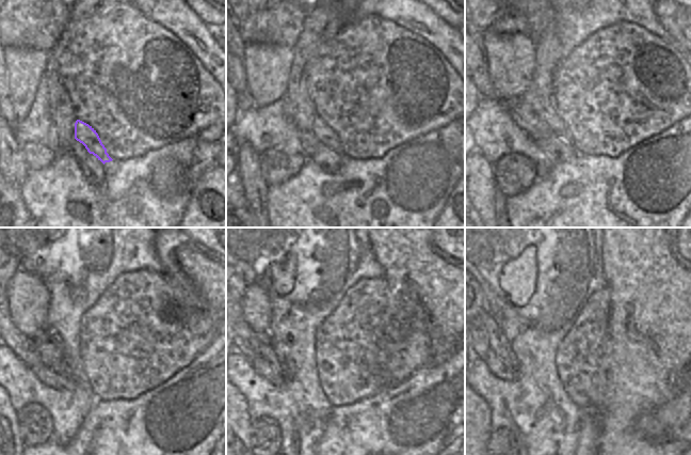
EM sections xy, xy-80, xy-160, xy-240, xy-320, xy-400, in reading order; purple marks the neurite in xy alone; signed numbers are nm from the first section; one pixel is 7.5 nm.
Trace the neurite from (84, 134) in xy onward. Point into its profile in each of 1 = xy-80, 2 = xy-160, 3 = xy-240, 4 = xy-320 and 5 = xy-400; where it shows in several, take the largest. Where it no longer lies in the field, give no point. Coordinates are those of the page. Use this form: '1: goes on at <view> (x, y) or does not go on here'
1: goes on at xy-80 (324, 134)
2: goes on at xy-160 (546, 110)
3: goes on at xy-240 (51, 354)
4: goes on at xy-320 (267, 350)
5: goes on at xy-400 (498, 343)

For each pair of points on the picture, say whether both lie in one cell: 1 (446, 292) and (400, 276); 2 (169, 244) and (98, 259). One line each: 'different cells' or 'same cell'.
1: same cell
2: different cells

